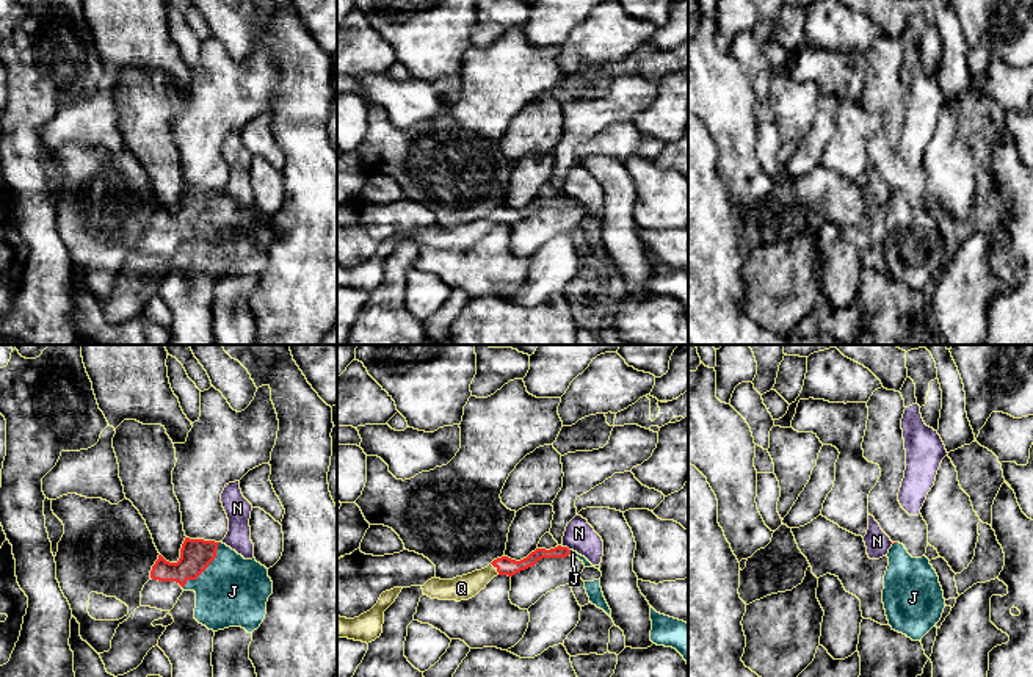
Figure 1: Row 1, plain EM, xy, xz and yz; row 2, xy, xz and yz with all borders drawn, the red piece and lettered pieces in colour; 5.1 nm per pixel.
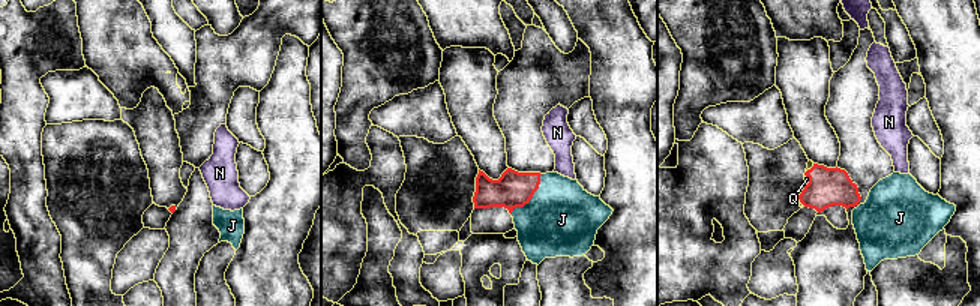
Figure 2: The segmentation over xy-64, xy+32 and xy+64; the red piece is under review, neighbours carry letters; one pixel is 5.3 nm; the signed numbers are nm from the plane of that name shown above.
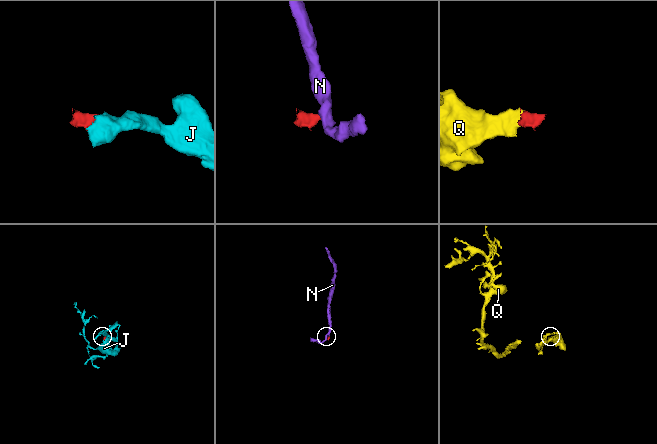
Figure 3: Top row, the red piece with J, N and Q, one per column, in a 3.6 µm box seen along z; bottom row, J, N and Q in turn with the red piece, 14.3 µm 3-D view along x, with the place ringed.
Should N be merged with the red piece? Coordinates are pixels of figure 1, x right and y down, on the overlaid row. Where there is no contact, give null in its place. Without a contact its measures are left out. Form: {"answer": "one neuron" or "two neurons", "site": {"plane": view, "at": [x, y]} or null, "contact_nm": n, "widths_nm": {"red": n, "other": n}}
{"answer": "two neurons", "site": {"plane": "xz", "at": [566, 547]}, "contact_nm": 50, "widths_nm": {"red": 60, "other": 160}}

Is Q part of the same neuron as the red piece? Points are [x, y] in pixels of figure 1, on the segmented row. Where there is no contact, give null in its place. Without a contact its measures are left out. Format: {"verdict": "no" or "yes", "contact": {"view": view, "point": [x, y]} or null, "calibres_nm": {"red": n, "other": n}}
{"verdict": "yes", "contact": {"view": "xz", "point": [497, 569]}, "calibres_nm": {"red": 100, "other": 130}}

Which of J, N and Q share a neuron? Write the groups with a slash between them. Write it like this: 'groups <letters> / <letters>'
groups J Q / N

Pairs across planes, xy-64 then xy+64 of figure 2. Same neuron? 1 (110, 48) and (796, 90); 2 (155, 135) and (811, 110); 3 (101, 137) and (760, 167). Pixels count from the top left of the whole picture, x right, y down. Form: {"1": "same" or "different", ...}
{"1": "different", "2": "same", "3": "same"}

